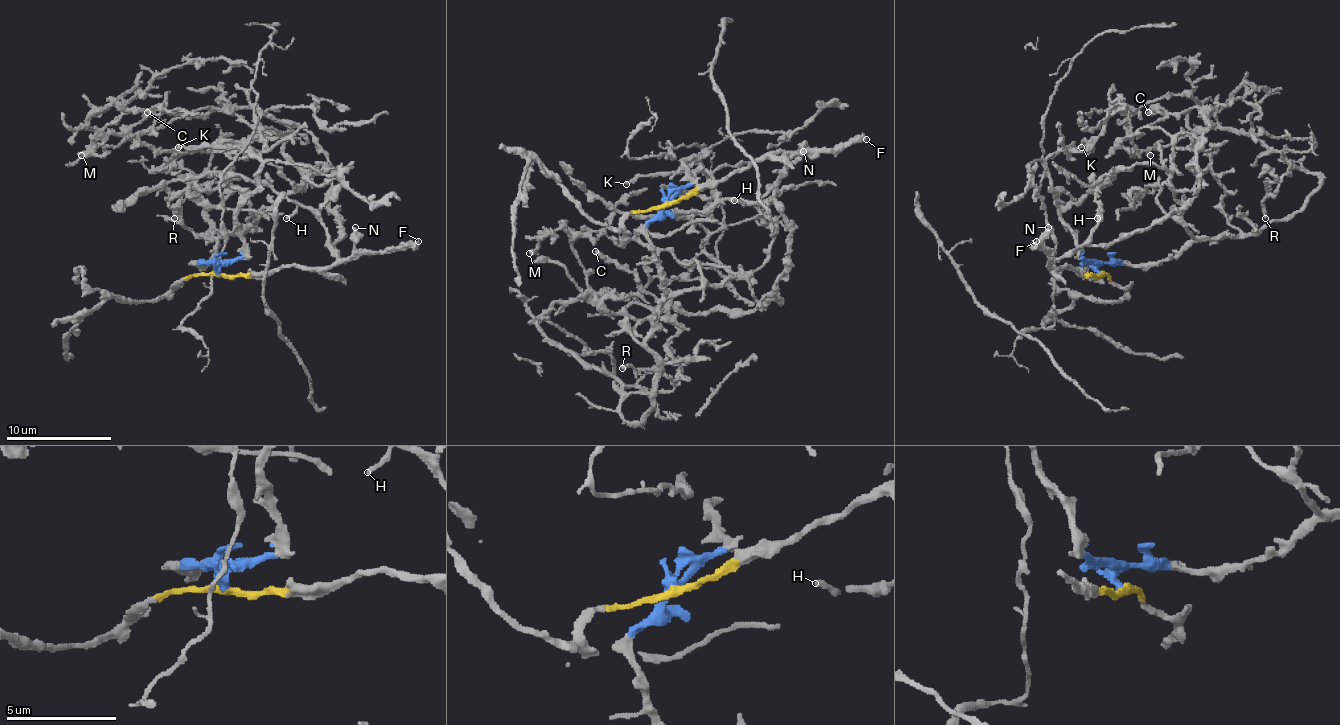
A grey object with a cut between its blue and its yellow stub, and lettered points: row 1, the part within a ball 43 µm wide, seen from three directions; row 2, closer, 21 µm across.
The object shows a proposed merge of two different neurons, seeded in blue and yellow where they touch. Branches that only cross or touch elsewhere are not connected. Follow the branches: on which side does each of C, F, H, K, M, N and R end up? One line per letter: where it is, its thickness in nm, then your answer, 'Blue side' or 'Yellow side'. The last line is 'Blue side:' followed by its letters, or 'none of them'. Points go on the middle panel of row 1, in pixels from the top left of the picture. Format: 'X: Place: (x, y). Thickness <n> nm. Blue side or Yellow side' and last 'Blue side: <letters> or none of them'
C: Place: (595, 251). Thickness 440 nm. Yellow side
F: Place: (866, 139). Thickness 480 nm. Yellow side
H: Place: (734, 200). Thickness 220 nm. Yellow side
K: Place: (626, 184). Thickness 200 nm. Blue side
M: Place: (529, 253). Thickness 320 nm. Blue side
N: Place: (803, 151). Thickness 420 nm. Yellow side
R: Place: (622, 368). Thickness 280 nm. Blue side
Blue side: K, M, R

